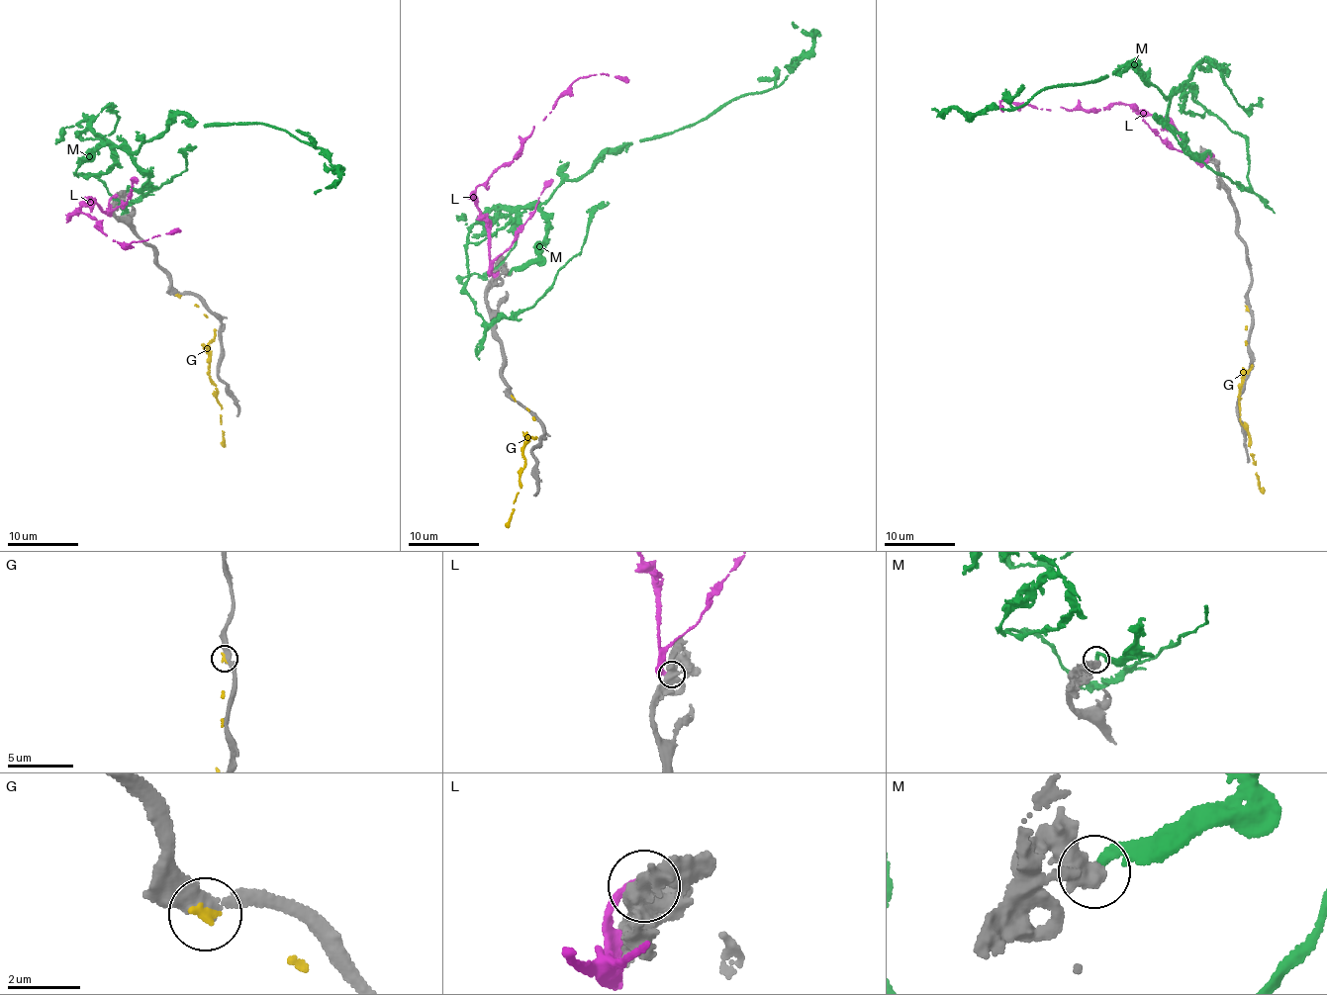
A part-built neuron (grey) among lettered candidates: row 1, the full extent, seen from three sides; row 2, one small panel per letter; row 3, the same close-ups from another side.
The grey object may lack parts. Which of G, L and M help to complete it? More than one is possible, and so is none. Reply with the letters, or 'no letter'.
M

